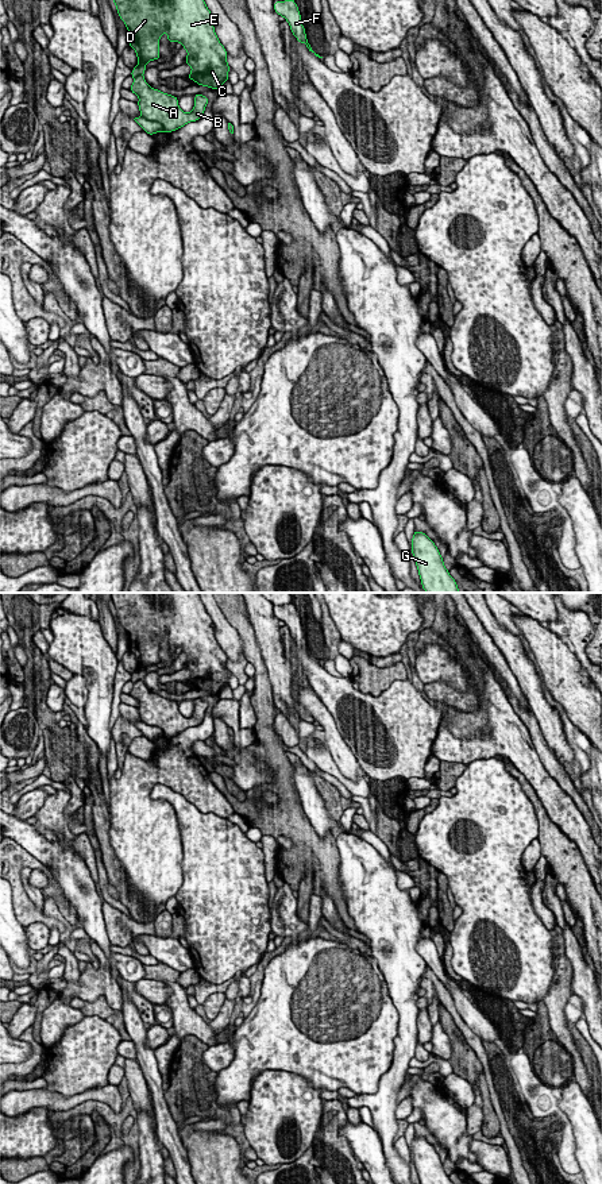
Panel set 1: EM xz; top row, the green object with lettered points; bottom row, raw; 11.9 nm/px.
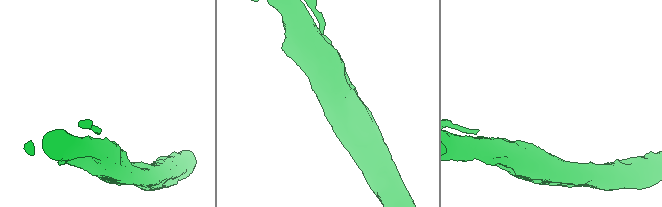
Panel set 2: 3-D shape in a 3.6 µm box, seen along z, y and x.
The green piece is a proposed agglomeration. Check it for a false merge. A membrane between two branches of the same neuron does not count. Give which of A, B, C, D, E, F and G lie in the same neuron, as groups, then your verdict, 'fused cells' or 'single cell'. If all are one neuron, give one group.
groups A B C D E G / F; fused cells

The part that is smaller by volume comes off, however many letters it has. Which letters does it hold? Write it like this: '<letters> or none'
F

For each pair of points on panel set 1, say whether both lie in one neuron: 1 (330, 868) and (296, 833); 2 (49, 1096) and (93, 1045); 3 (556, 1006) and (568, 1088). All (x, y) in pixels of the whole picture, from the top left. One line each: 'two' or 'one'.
1: one
2: two
3: two

